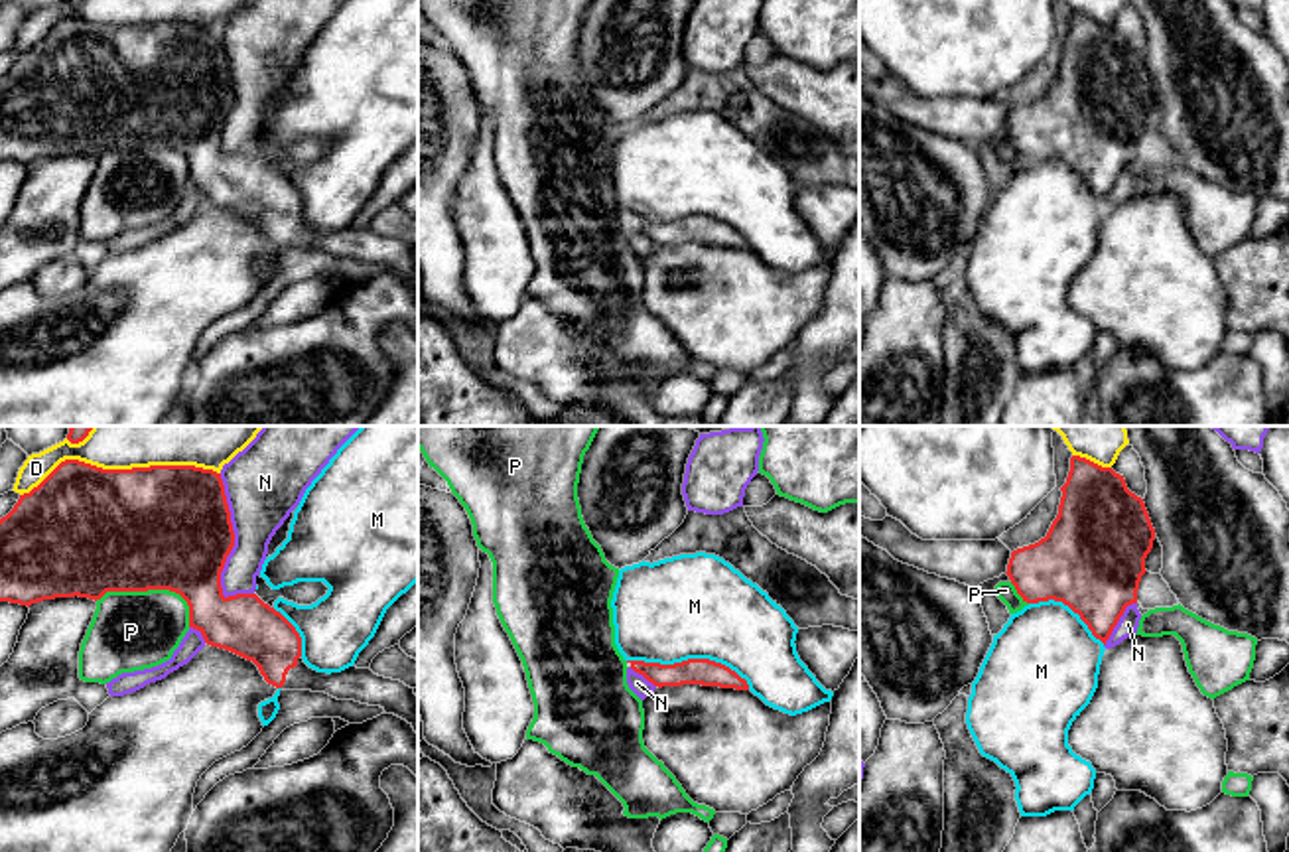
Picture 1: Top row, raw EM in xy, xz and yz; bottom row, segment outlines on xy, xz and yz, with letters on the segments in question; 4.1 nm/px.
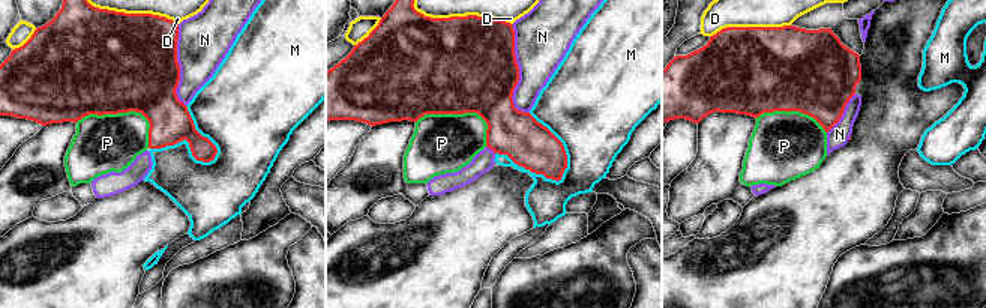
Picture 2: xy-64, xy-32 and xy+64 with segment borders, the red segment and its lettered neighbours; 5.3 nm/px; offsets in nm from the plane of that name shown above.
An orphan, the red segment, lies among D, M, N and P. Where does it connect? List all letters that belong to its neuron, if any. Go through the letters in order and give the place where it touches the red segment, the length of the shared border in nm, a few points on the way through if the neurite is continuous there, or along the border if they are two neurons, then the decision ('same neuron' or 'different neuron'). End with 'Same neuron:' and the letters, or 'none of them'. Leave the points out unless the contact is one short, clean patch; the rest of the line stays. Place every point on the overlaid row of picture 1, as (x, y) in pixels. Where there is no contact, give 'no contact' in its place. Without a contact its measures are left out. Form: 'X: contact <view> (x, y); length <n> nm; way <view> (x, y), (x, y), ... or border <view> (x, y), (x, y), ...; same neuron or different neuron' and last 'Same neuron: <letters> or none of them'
D: contact xy (119, 470); length 800 nm; different neuron
M: contact xz (690, 659); length 500 nm; different neuron
N: contact xy (231, 549); length 500 nm; different neuron
P: contact xy (152, 588); length 400 nm; different neuron
Same neuron: none of them

